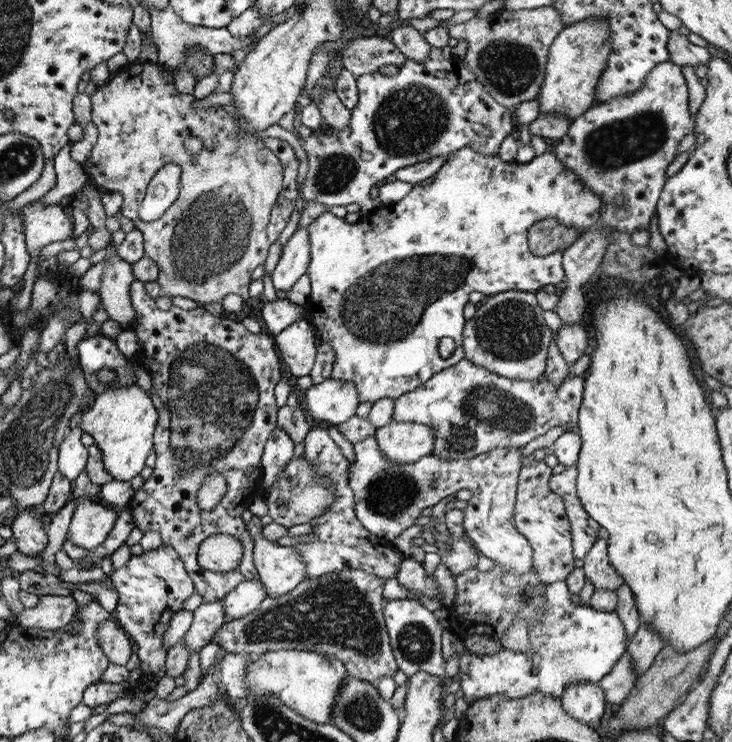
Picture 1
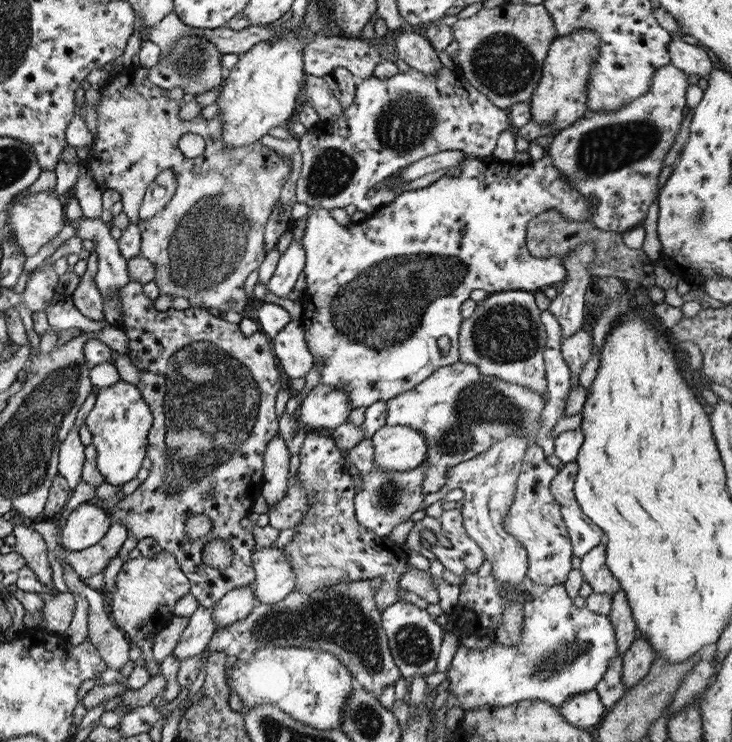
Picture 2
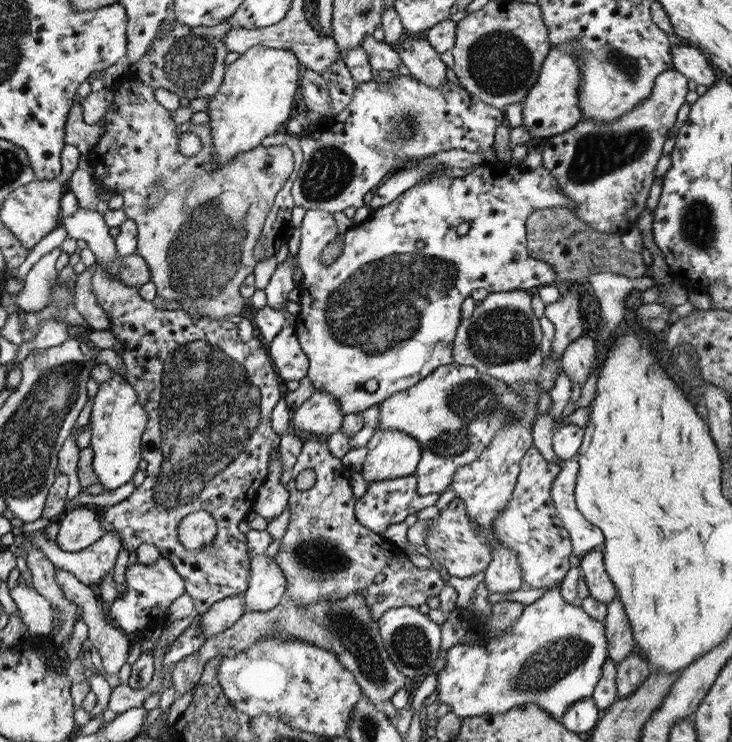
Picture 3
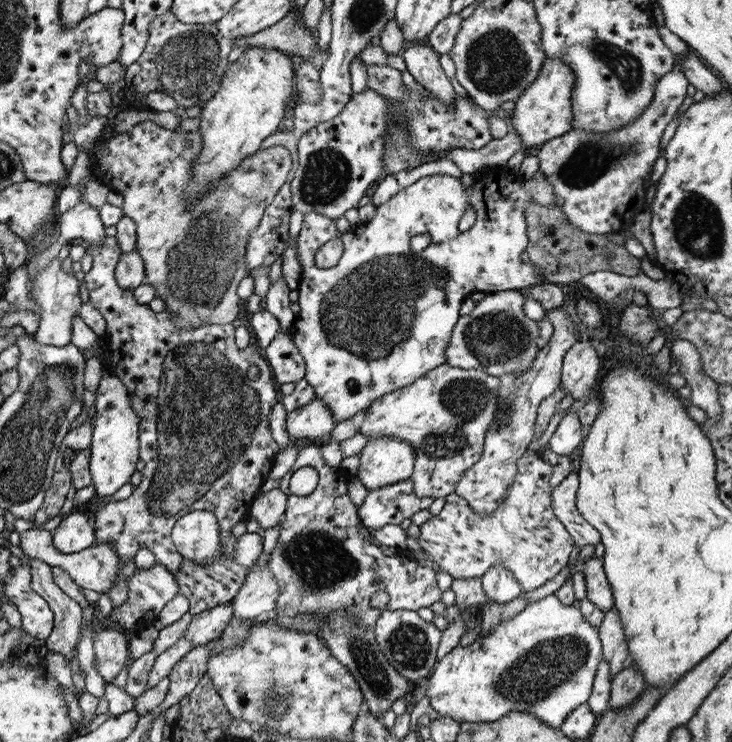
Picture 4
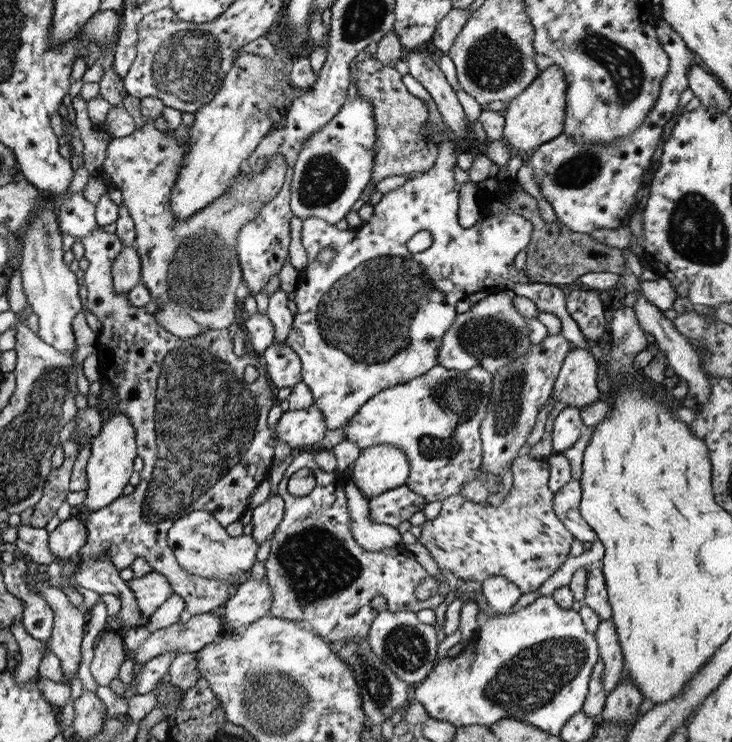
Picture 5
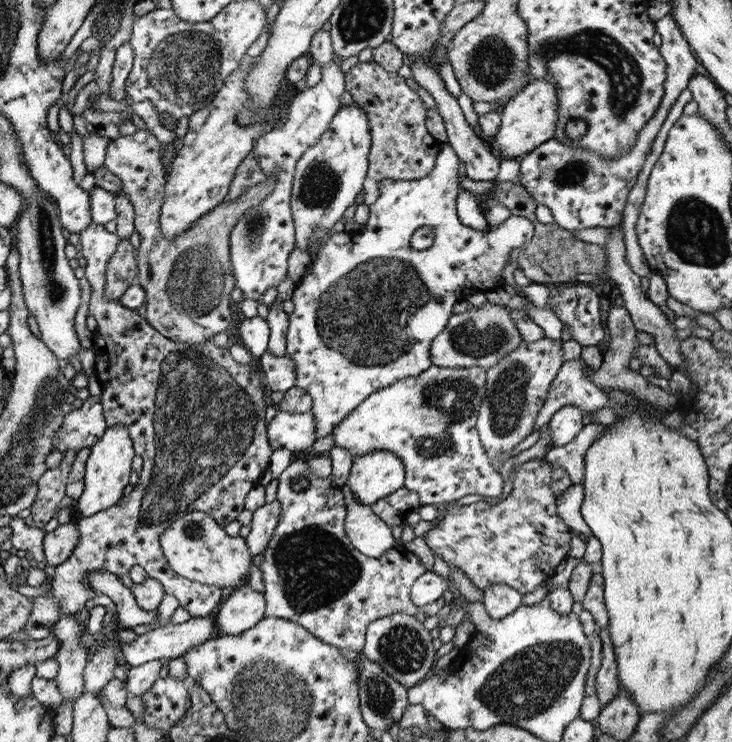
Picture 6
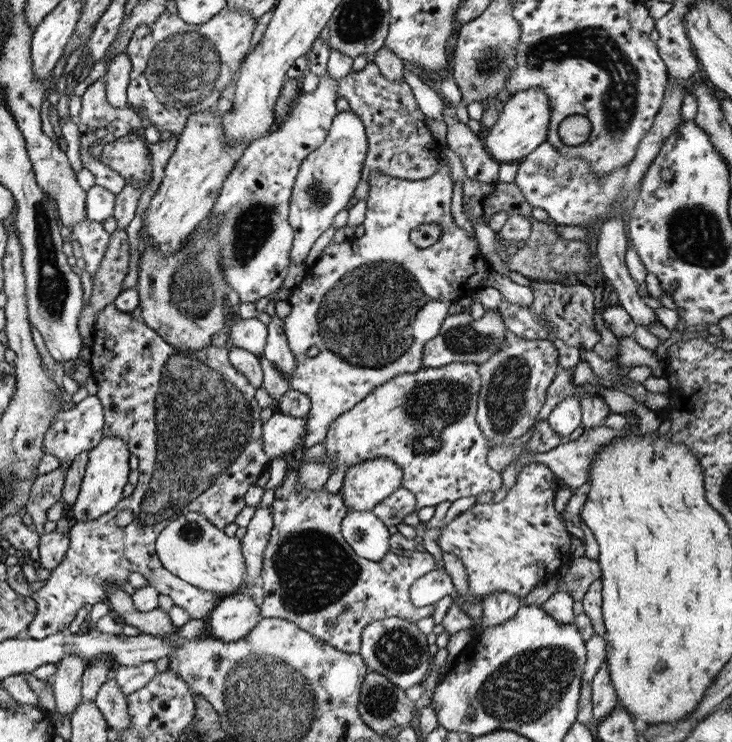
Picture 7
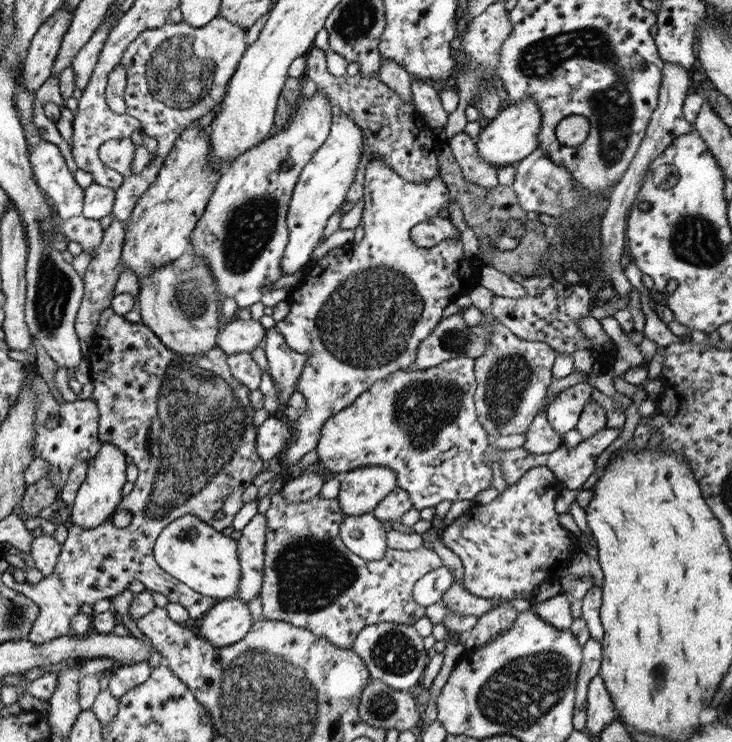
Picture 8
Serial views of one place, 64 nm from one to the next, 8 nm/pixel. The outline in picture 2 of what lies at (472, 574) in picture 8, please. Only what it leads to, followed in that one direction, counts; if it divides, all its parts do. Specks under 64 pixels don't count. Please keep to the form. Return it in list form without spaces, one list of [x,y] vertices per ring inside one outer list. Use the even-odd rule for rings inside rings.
[[[529,446],[524,453],[521,470],[516,478],[516,489],[511,506],[504,516],[503,526],[526,552],[526,576],[531,583],[562,584],[571,570],[572,548],[557,501],[550,493],[549,483],[557,474],[555,462],[545,458],[539,446]],[[457,508],[443,510],[438,522],[449,546],[431,545],[430,551],[435,558],[442,564],[444,570],[455,576],[462,577],[475,573],[485,558],[477,543],[464,531],[462,511]]]

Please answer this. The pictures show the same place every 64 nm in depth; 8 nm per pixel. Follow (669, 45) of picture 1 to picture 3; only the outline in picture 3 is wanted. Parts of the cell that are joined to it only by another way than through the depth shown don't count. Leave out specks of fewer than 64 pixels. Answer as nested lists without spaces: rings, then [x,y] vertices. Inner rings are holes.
[[[684,43],[683,45],[670,45],[672,68],[680,72],[687,80],[702,84],[707,89],[714,83],[715,74],[707,66],[706,56],[695,47]]]

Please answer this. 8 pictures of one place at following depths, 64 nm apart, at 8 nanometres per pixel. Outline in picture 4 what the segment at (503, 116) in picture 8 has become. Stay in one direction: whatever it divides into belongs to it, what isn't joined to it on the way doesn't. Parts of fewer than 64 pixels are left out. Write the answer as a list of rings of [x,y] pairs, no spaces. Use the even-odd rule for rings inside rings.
[[[544,59],[535,80],[520,92],[514,102],[511,117],[506,117],[509,131],[515,131],[522,148],[533,152],[544,141],[561,136],[572,128],[571,89],[574,76],[572,70],[561,59]]]

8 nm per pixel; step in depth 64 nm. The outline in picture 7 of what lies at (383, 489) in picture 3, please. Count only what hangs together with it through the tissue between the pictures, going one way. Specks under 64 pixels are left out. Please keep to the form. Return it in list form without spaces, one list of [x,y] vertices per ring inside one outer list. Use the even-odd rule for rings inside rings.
[[[403,487],[393,491],[387,498],[370,510],[386,526],[395,526],[402,518],[416,510],[415,497]]]

